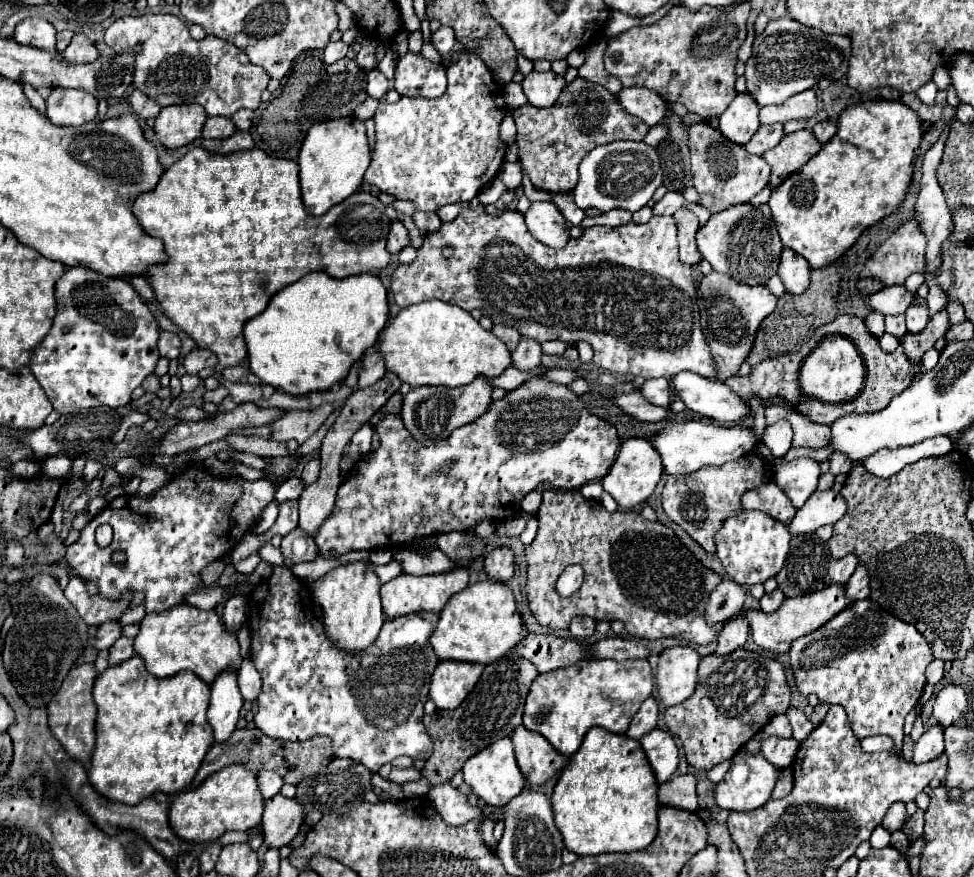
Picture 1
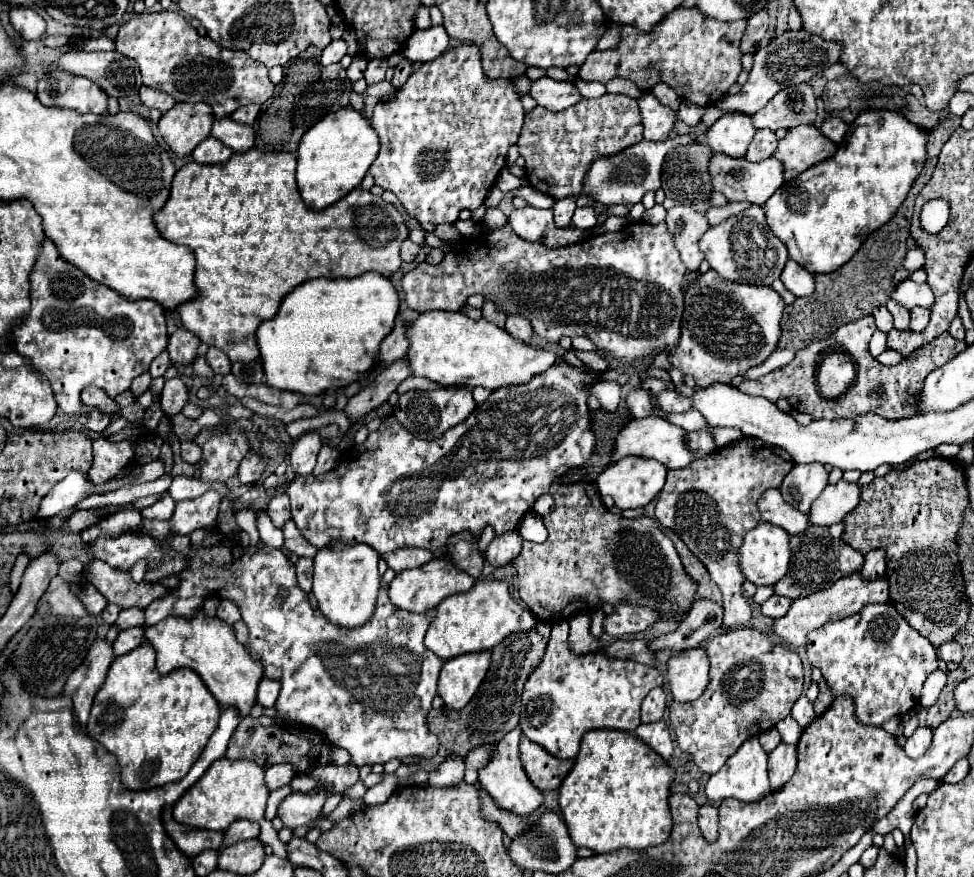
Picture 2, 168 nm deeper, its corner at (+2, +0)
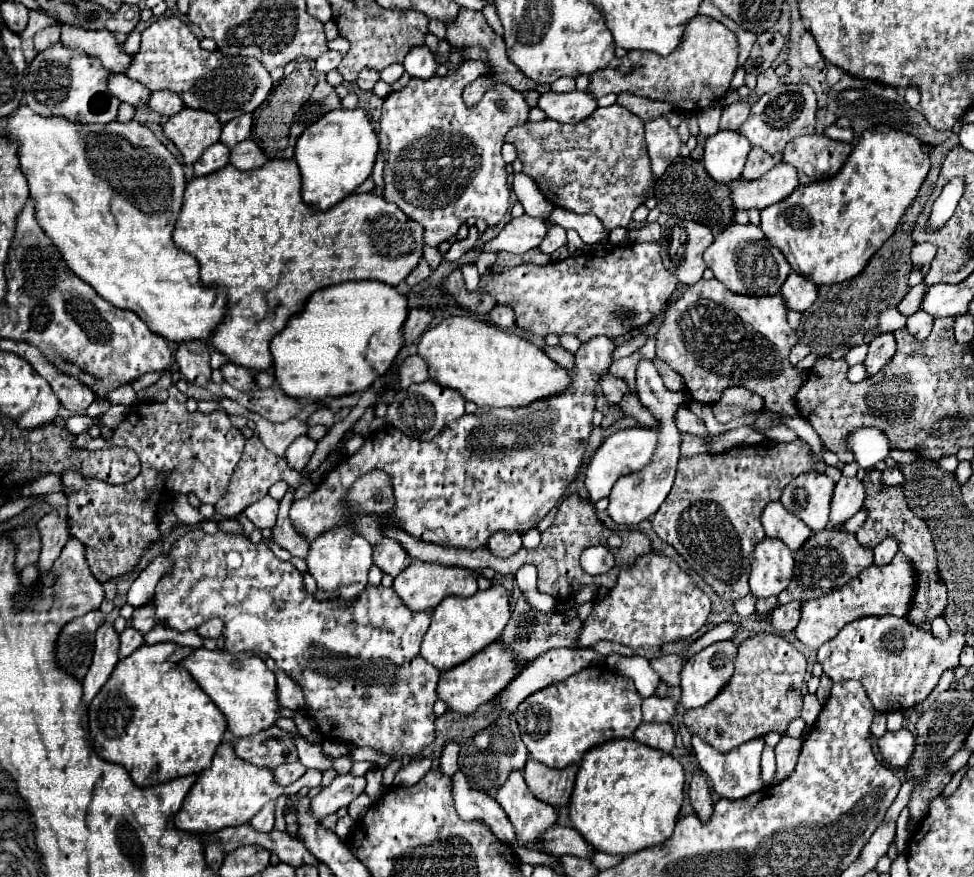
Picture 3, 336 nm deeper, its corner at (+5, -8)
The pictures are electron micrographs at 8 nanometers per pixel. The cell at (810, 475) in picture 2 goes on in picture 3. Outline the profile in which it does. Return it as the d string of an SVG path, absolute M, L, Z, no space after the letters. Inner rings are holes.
M803 473L795 477L781 495L781 503L799 515L809 529L821 531L829 519L829 503L835 483L823 473Z

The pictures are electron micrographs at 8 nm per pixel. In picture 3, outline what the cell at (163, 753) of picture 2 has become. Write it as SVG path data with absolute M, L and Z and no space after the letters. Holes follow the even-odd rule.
M175 643L141 645L115 665L109 681L89 703L89 735L95 753L109 763L123 765L137 787L153 787L177 777L201 773L211 765L215 749L227 729L227 721L217 705L203 693L195 679L177 665L191 653L189 649L191 647Z

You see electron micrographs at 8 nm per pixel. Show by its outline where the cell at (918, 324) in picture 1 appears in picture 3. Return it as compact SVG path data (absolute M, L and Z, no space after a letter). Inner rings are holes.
M917 311L907 319L907 329L913 337L917 339L927 339L933 327L933 317L927 315L925 311Z

